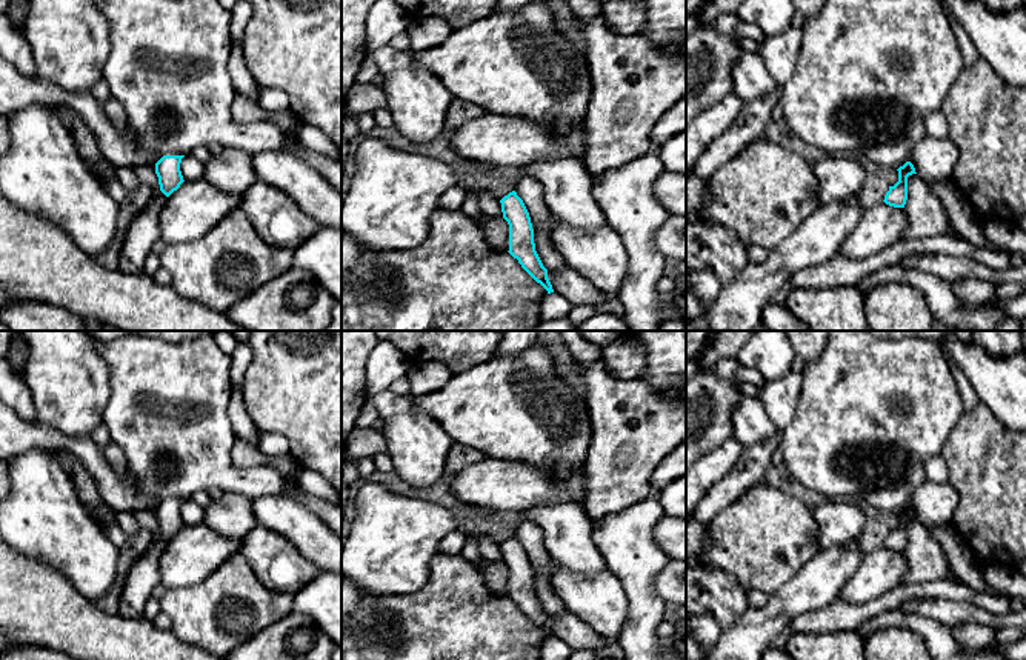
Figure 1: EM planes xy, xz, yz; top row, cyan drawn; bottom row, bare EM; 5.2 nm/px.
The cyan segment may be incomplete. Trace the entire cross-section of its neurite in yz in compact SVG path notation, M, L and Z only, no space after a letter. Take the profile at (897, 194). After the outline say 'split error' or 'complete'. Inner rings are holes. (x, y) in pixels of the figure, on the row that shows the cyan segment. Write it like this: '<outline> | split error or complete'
M906 162L897 171L898 182L894 186L889 186L883 202L894 208L904 208L908 200L908 177L917 172L911 162Z | complete

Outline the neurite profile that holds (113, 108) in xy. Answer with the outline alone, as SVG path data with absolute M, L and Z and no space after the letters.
M112 95L106 100L106 103L102 106L102 109L105 111L108 120L118 128L120 131L125 131L128 126L128 117L126 117L126 111L122 106L122 103L114 98Z

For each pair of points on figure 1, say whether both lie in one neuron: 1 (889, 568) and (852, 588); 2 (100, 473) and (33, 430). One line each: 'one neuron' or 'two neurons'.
1: one neuron
2: one neuron

